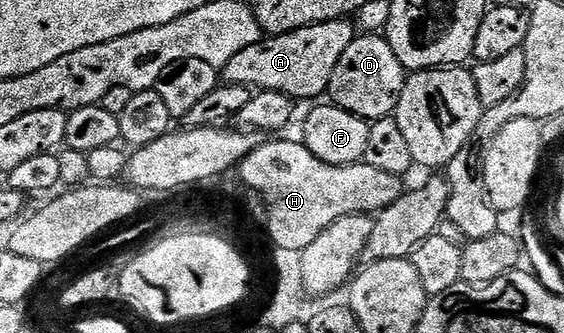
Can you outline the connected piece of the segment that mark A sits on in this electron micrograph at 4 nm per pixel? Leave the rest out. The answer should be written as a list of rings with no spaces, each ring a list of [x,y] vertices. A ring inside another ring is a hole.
[[[345,18],[267,36],[262,42],[237,52],[237,56],[222,67],[221,74],[233,84],[245,84],[256,91],[272,90],[294,100],[319,98],[322,94],[324,97],[330,91],[337,63],[341,56],[345,56],[345,48],[349,48],[356,37],[356,23]]]

